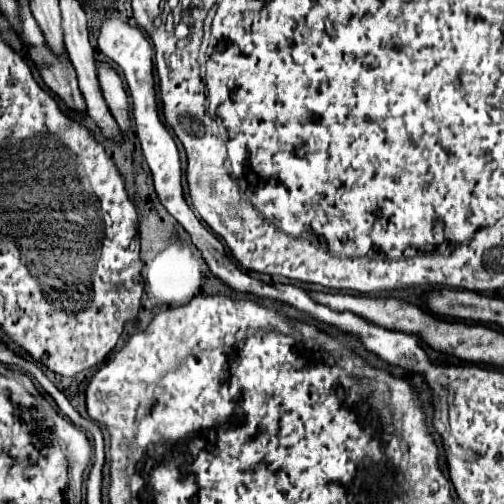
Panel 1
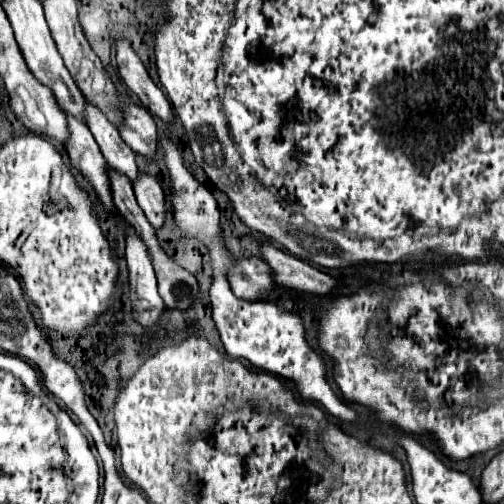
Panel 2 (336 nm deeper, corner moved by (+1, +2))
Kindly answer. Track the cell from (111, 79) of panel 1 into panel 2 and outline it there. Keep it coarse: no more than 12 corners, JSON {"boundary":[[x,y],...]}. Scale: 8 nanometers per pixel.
{"boundary":[[147,174],[133,184],[151,226],[163,228],[167,206],[161,184]]}

